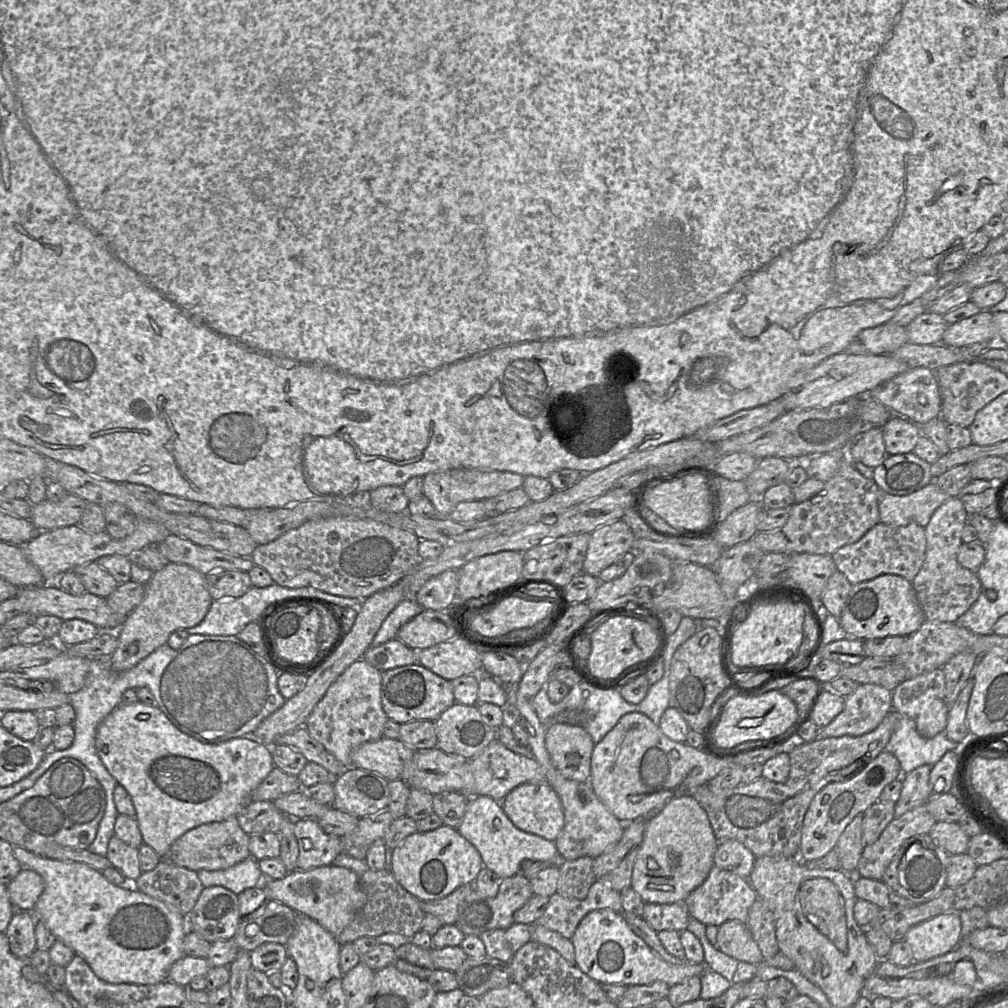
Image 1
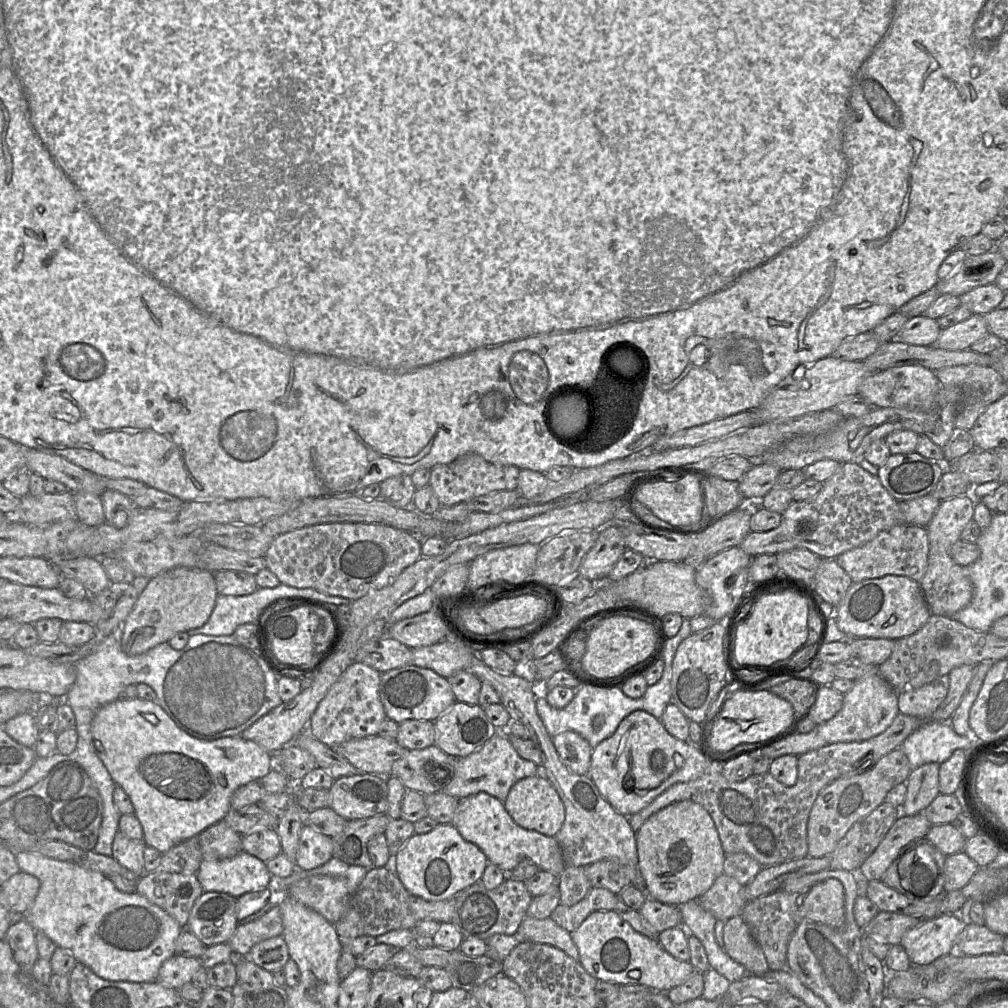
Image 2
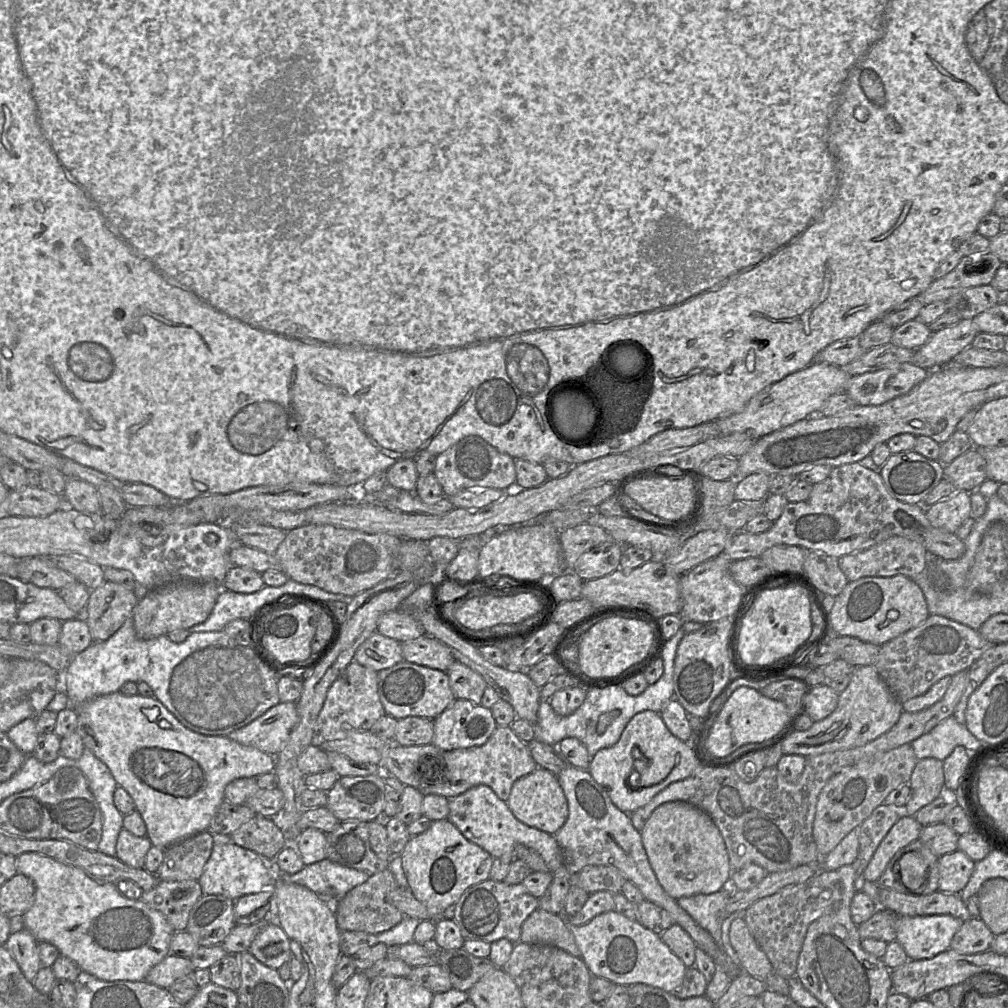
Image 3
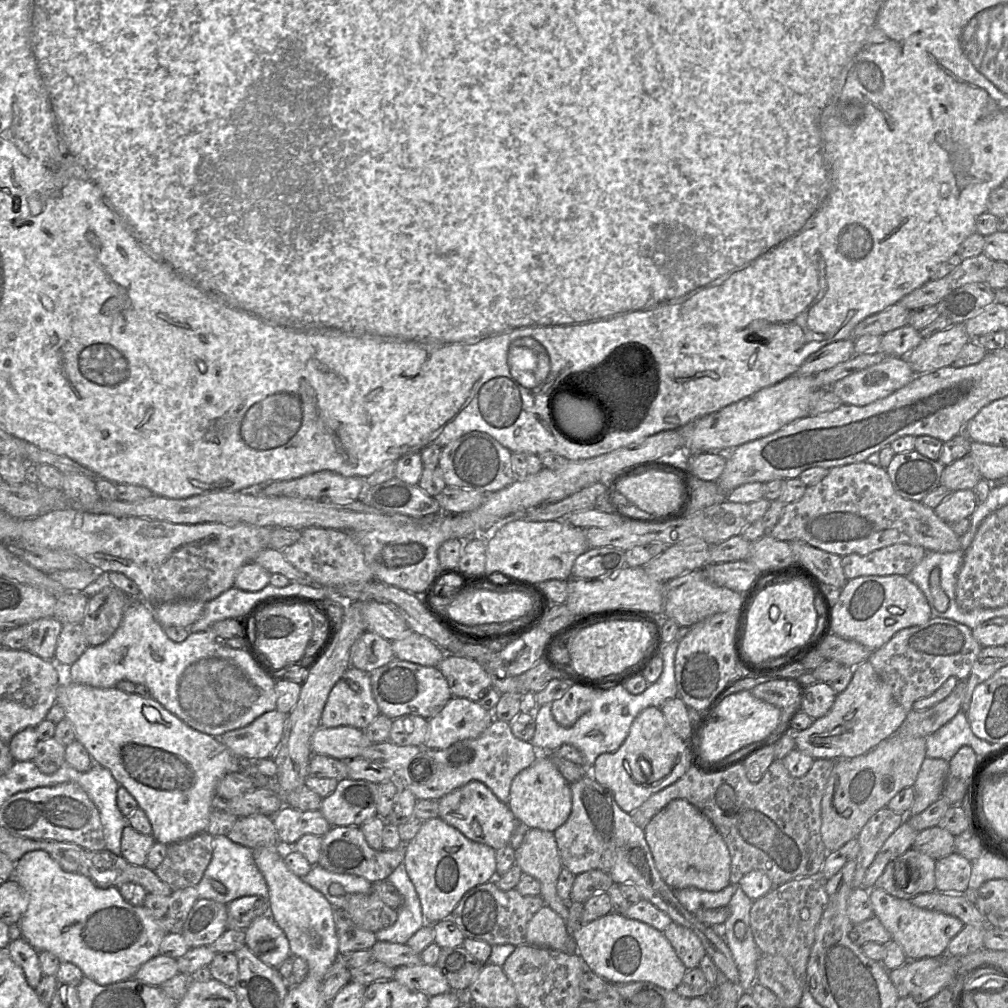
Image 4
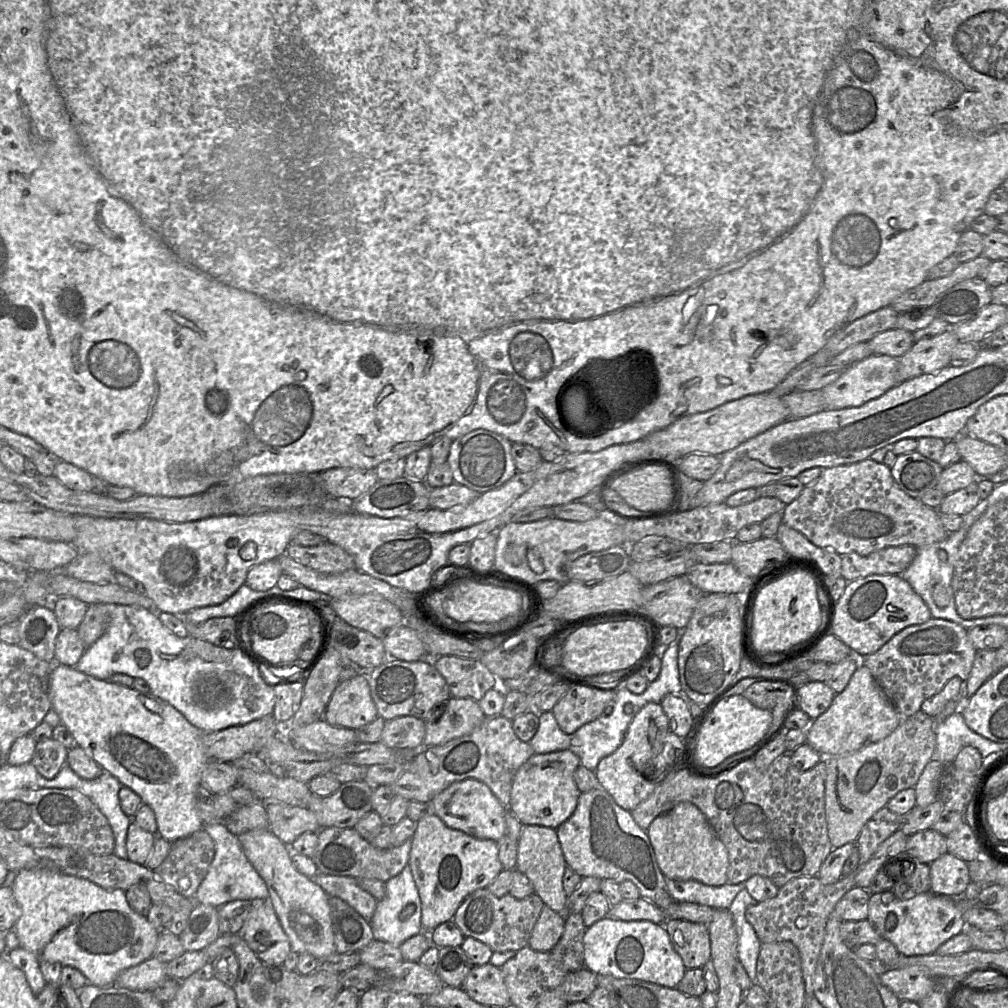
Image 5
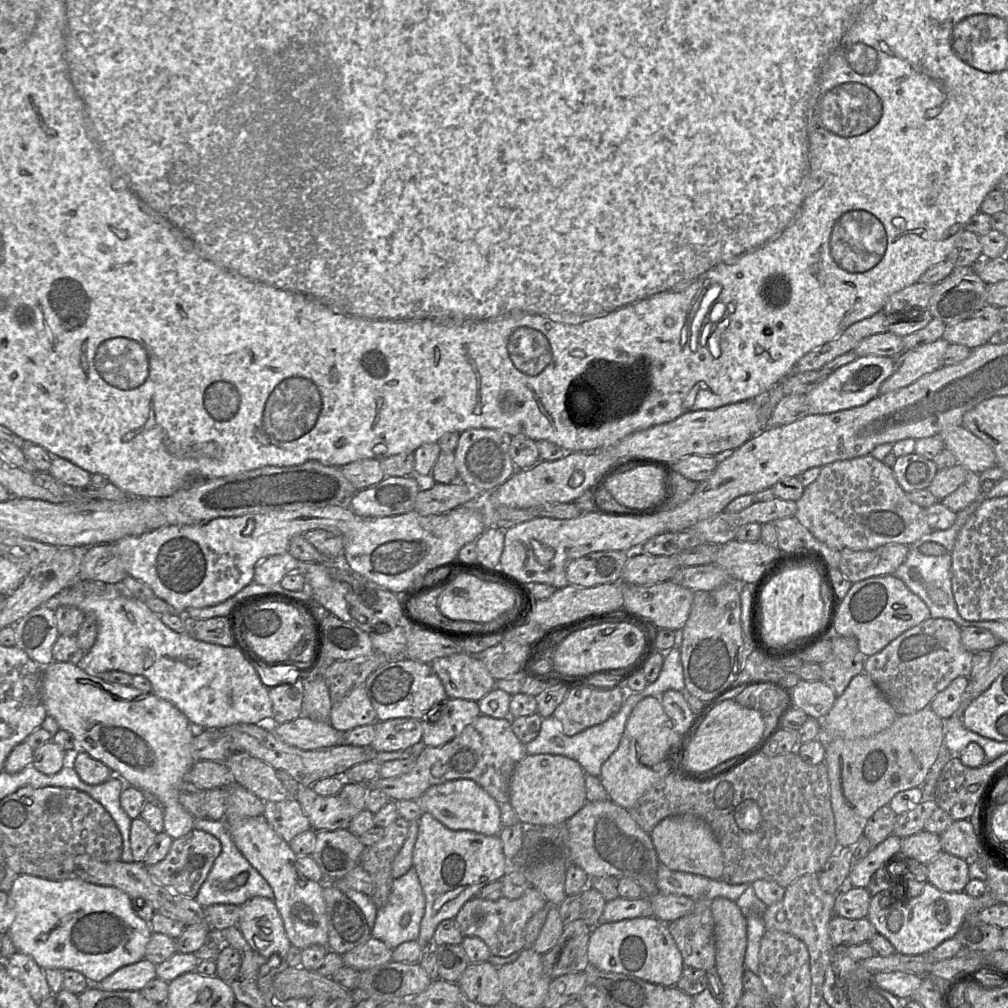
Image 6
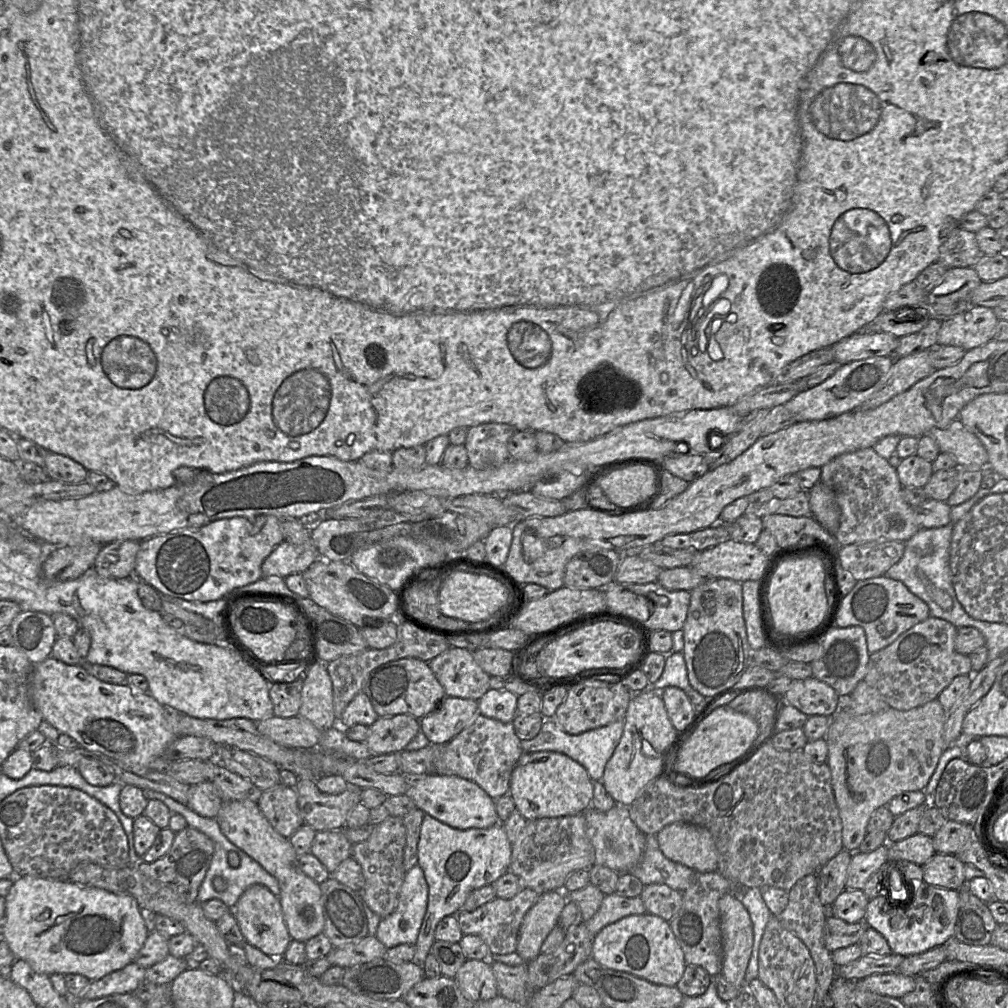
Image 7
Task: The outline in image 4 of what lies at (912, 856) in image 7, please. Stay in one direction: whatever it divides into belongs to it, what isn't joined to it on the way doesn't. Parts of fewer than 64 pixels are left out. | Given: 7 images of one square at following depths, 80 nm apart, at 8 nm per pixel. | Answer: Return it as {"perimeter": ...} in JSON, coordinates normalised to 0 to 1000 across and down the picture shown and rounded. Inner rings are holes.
{"perimeter":[[[932,819],[923,820],[911,825],[905,841],[931,853],[947,845],[947,829]]]}

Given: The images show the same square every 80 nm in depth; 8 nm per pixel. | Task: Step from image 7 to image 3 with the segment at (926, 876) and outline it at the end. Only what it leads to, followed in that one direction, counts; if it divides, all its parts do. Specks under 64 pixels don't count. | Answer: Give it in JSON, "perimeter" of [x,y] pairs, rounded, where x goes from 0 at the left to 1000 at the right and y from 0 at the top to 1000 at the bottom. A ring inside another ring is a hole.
{"perimeter":[[[951,842],[932,850],[931,883],[951,888],[959,878],[967,856]]]}

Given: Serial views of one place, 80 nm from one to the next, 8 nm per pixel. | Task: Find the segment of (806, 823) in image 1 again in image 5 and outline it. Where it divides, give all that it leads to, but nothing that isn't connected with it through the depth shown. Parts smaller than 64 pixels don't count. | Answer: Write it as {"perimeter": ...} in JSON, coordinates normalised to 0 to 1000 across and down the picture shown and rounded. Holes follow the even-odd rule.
{"perimeter":[[[915,705],[896,712],[892,720],[879,732],[857,742],[819,753],[818,807],[820,823],[826,841],[848,835],[858,816],[891,786],[907,782],[918,760],[925,754],[929,741],[927,712]]]}

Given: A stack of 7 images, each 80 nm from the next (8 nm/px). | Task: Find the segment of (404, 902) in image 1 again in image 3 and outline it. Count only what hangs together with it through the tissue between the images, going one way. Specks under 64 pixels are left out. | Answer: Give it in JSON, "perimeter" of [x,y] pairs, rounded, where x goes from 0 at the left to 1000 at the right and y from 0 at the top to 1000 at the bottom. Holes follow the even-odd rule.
{"perimeter":[[[384,861],[369,867],[360,876],[351,880],[334,895],[333,915],[337,924],[355,924],[376,927],[399,914],[401,908],[388,896],[388,885],[395,879],[389,865]]]}

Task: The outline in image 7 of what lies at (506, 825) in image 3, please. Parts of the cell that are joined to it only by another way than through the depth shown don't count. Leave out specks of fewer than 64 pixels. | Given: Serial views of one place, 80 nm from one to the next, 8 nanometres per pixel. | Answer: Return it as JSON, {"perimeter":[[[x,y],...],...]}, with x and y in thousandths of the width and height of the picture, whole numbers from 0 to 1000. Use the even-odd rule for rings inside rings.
{"perimeter":[[[452,769],[410,771],[403,789],[421,807],[452,822],[484,821],[496,816],[490,794],[471,776]]]}

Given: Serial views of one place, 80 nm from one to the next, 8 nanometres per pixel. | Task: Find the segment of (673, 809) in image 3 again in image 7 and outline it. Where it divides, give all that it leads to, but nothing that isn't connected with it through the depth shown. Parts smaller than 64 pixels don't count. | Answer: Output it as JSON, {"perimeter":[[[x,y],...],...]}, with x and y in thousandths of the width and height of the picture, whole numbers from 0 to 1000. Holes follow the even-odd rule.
{"perimeter":[[[670,815],[657,821],[651,830],[664,853],[695,866],[711,864],[712,844],[701,821]]]}

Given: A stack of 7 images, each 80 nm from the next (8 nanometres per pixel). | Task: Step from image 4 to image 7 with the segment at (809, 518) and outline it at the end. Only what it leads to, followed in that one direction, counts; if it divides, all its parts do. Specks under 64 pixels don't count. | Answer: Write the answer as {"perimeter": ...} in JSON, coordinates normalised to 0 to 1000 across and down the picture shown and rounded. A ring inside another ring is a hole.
{"perimeter":[[[865,444],[853,445],[828,453],[814,463],[813,478],[825,485],[834,506],[832,524],[827,530],[832,542],[868,536],[899,537],[913,525],[906,503],[895,492],[896,482],[890,472],[889,464],[883,462],[881,457]]]}

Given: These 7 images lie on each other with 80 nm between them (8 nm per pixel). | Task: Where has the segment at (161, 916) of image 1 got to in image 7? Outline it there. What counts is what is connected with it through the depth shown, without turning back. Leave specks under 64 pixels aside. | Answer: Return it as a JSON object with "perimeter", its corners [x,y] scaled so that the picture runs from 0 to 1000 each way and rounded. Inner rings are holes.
{"perimeter":[[[16,869],[5,889],[3,931],[16,951],[25,952],[34,963],[46,967],[78,966],[89,974],[98,972],[132,954],[148,924],[139,907],[137,895],[100,881],[78,878],[67,873]]]}

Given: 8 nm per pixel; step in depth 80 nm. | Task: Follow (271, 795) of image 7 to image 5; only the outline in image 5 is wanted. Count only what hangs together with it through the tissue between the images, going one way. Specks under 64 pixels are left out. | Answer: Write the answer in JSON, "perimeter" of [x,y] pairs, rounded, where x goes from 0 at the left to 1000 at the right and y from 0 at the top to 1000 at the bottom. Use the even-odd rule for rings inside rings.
{"perimeter":[[[276,795],[263,797],[267,822],[286,839],[301,826],[318,822],[313,808],[305,801]]]}

